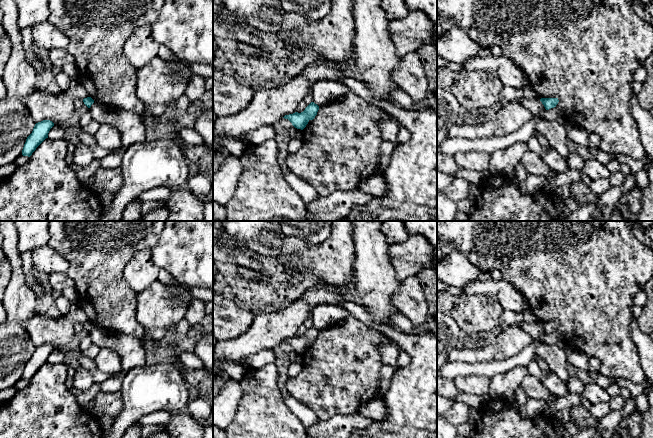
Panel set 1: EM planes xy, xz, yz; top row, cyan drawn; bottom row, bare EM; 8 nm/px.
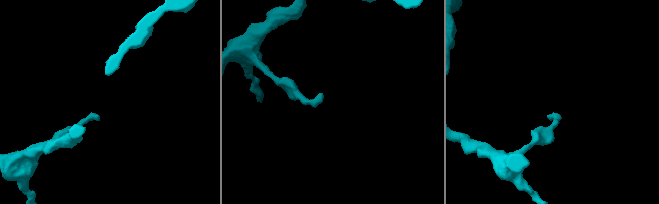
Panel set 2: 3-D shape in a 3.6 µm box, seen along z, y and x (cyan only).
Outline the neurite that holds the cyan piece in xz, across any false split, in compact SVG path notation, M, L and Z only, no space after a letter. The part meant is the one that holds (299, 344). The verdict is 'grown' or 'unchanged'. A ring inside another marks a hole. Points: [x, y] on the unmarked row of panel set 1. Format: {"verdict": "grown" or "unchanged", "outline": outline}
{"verdict": "unchanged", "outline": "M311 326L303 336L295 336L293 338L285 339L283 342L288 343L292 349L303 354L310 344L313 344L317 339L319 330L314 326Z"}

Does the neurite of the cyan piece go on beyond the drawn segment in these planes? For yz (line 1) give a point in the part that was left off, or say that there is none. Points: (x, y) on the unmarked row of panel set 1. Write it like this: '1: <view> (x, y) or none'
1: none

